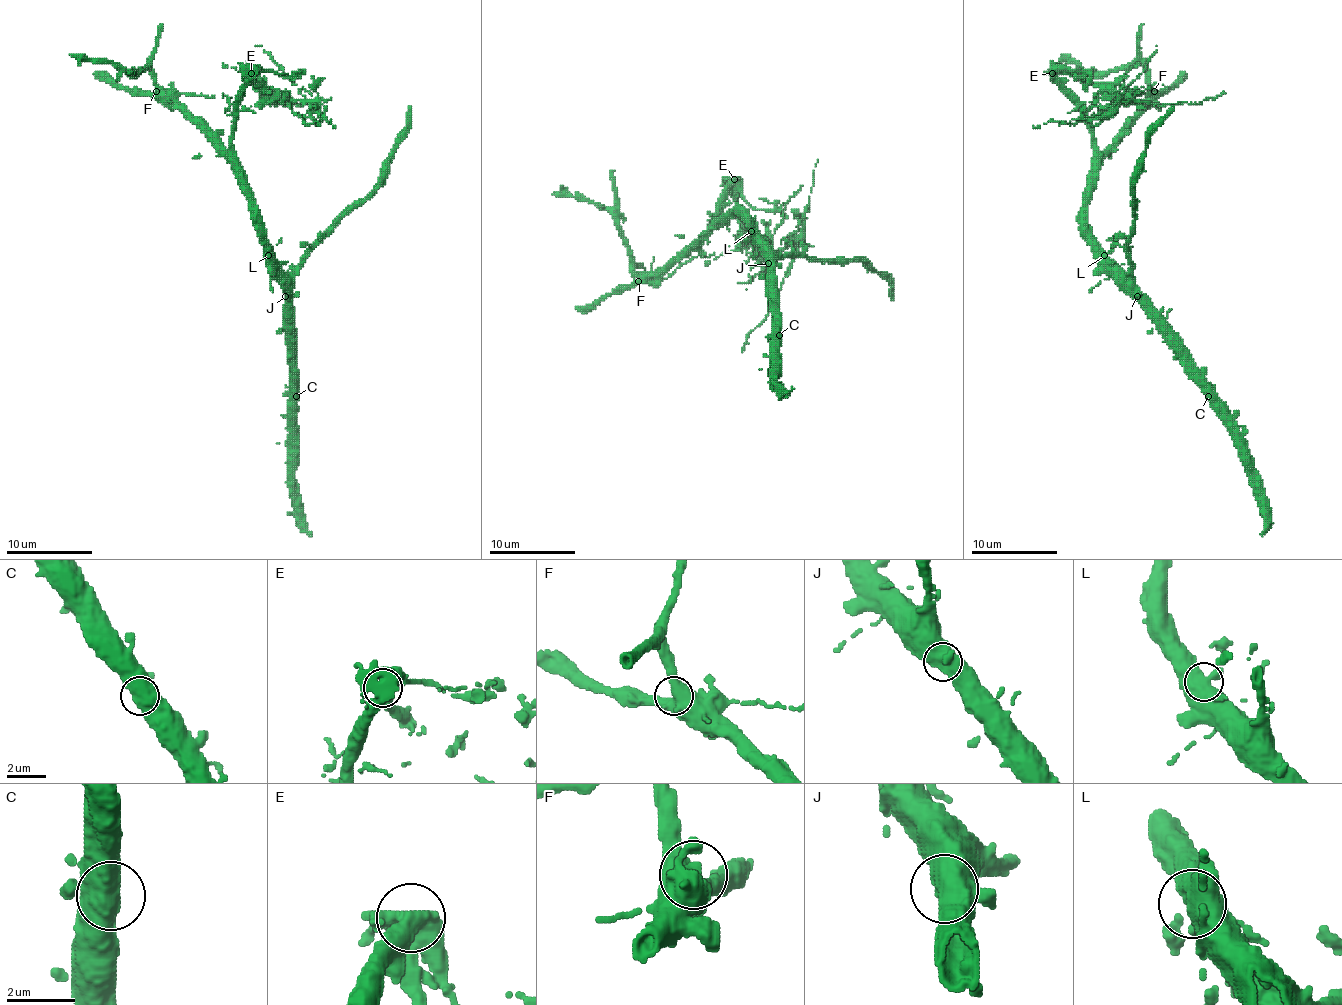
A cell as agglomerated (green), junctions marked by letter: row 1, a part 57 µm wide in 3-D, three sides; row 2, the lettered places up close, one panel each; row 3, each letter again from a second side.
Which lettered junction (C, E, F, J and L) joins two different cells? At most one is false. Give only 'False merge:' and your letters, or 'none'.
False merge: E

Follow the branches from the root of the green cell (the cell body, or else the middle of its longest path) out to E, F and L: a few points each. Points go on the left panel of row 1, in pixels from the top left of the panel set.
E: (255, 201), (231, 143), (236, 95), (251, 74)
F: (255, 201), (242, 173), (225, 154), (182, 110), (160, 91), (156, 91)
L: (255, 201), (255, 229), (268, 255)

